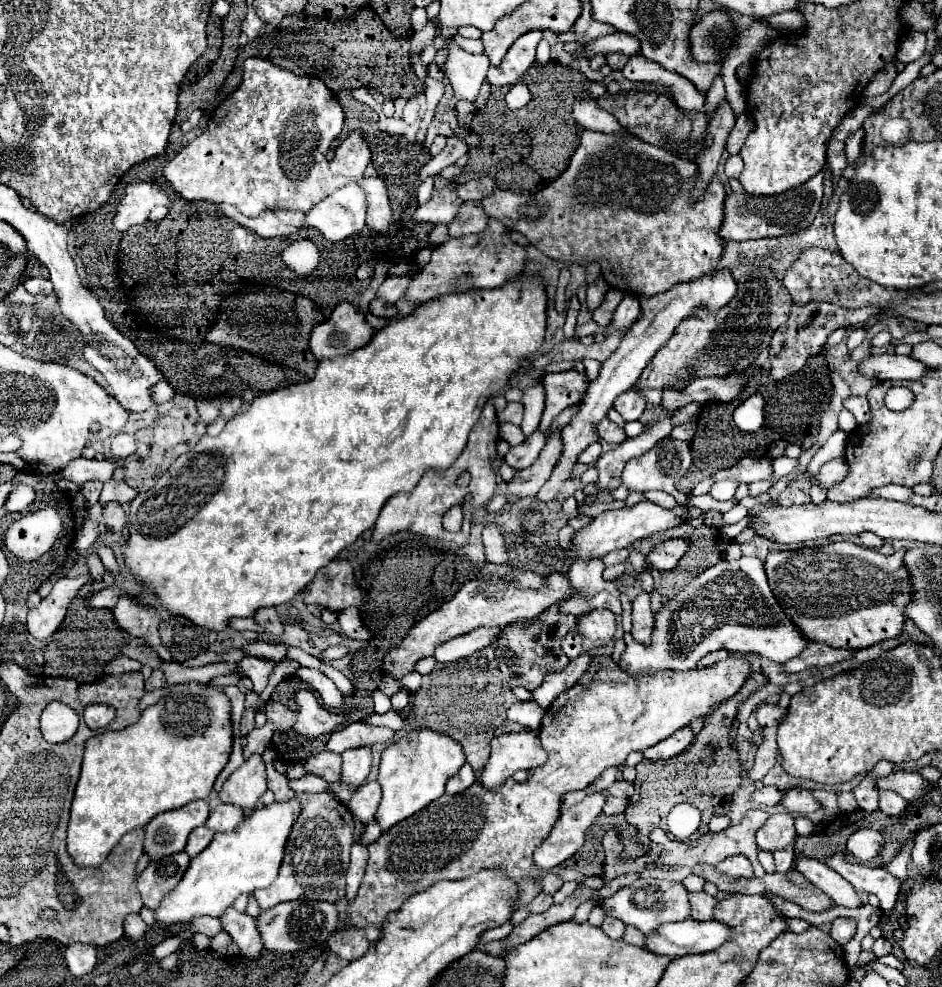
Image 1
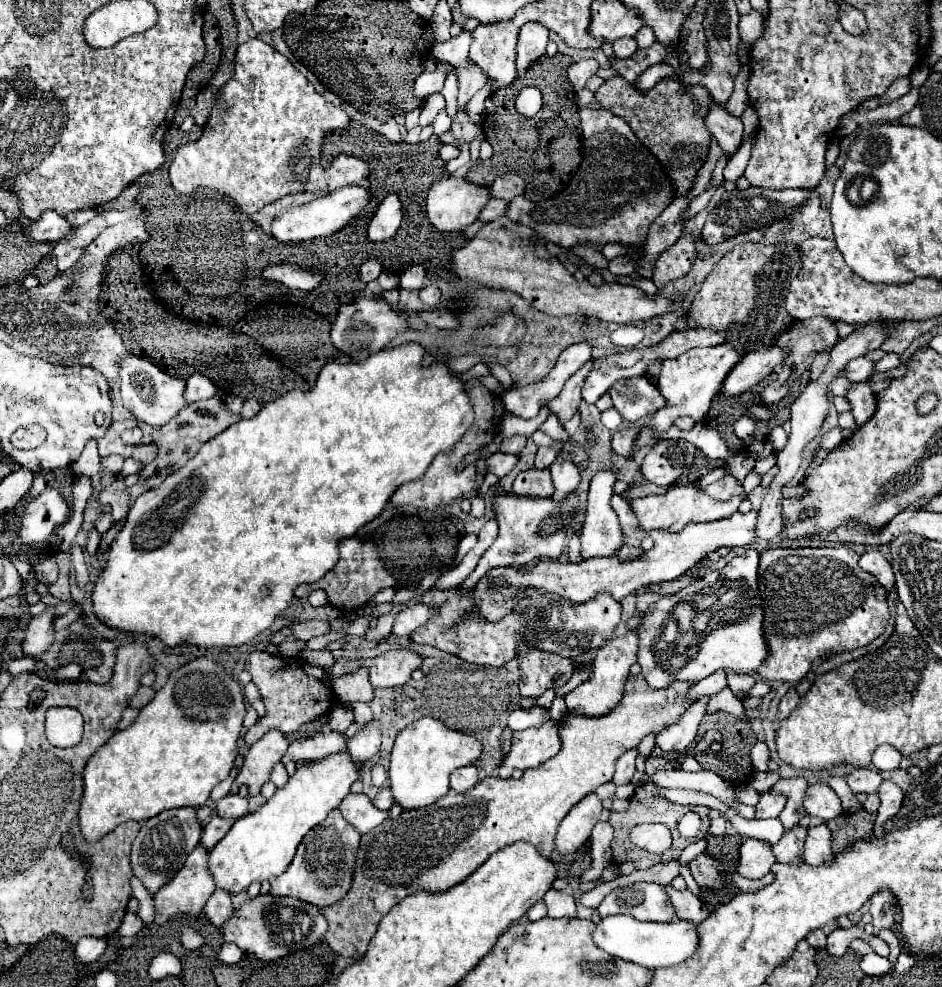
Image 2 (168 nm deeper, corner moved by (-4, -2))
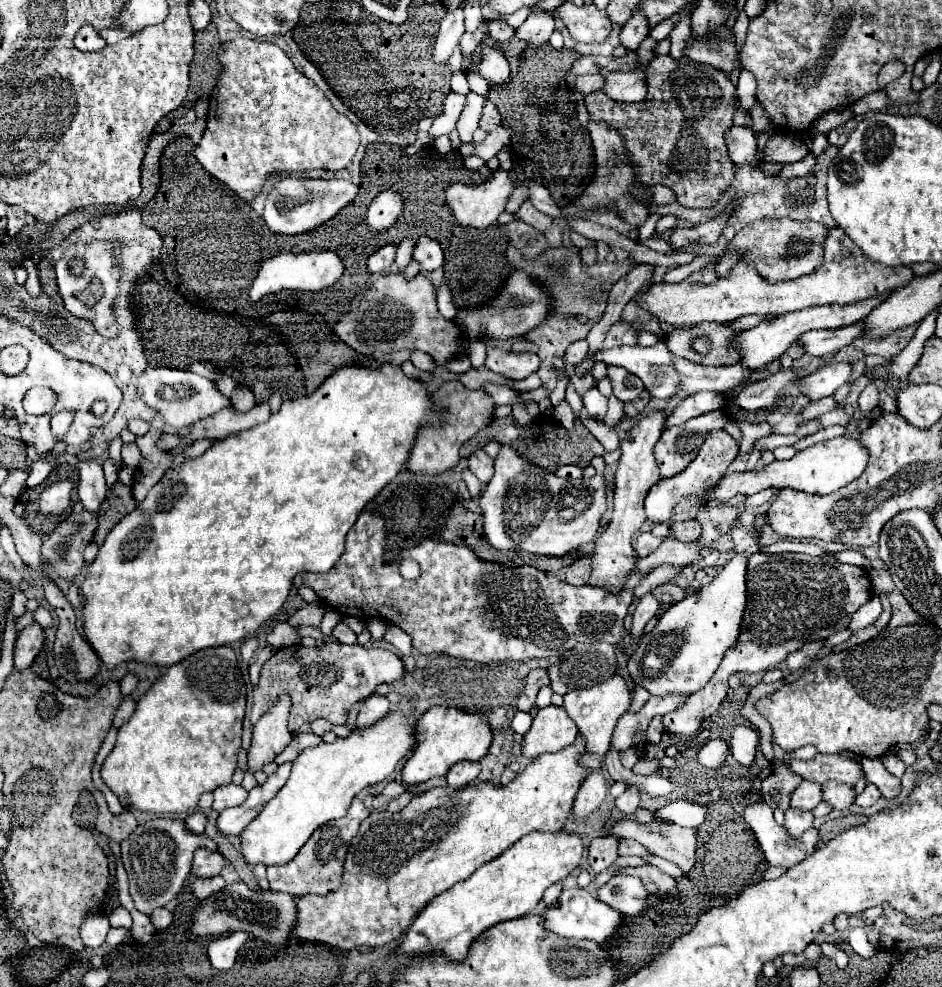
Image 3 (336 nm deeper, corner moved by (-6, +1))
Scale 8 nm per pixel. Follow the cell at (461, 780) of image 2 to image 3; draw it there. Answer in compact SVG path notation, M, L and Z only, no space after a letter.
M460 761L448 771L446 779L448 779L450 787L464 787L464 785L472 783L478 777L478 773L480 773L480 763Z

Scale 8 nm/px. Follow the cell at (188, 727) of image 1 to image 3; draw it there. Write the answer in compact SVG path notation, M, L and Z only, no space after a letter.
M212 647L188 655L180 663L168 667L148 693L138 699L134 715L120 727L116 745L102 765L102 781L116 797L126 799L130 807L144 813L162 815L194 811L204 791L214 791L232 781L244 711L246 687L232 647Z

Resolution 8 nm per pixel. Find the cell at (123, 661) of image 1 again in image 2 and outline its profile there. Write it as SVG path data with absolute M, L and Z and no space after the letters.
M98 640L96 644L104 646L104 662L98 668L94 668L94 670L82 672L80 680L92 682L92 684L106 684L106 682L110 682L112 672L114 672L114 660L116 660L114 652L116 652L116 648L112 646L112 642L106 642L106 640Z

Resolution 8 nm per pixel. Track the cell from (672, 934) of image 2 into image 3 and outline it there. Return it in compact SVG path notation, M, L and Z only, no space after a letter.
M566 889L558 897L558 905L554 909L544 909L542 913L546 927L554 931L560 937L574 937L574 939L590 939L600 945L612 941L616 933L624 927L624 915L618 909L612 909L610 905L604 905L596 897L592 897L586 889Z

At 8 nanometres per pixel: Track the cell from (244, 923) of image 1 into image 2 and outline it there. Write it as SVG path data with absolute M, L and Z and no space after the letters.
M216 890L206 906L204 906L204 912L208 916L208 920L214 924L214 926L222 926L230 916L232 916L232 900L230 900L230 894L224 892L224 890Z

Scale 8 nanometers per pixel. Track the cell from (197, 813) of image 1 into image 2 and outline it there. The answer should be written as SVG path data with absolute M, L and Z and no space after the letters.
M176 808L176 810L164 810L158 816L146 820L138 832L138 836L132 842L130 852L130 866L136 878L142 880L144 888L154 894L160 888L164 888L170 878L184 866L188 854L200 844L202 828L196 820L194 808Z

